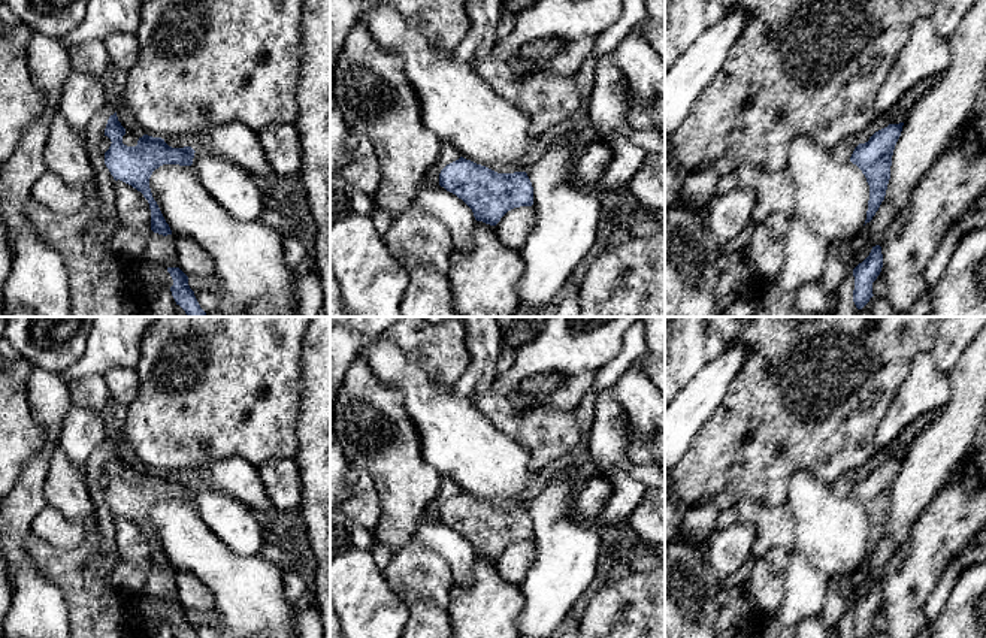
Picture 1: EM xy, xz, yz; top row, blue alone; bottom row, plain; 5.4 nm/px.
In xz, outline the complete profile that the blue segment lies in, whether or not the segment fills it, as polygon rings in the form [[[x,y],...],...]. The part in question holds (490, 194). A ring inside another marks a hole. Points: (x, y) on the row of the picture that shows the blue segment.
[[[460,157],[439,173],[439,185],[462,199],[477,221],[496,226],[511,209],[533,205],[526,172],[497,173]]]

